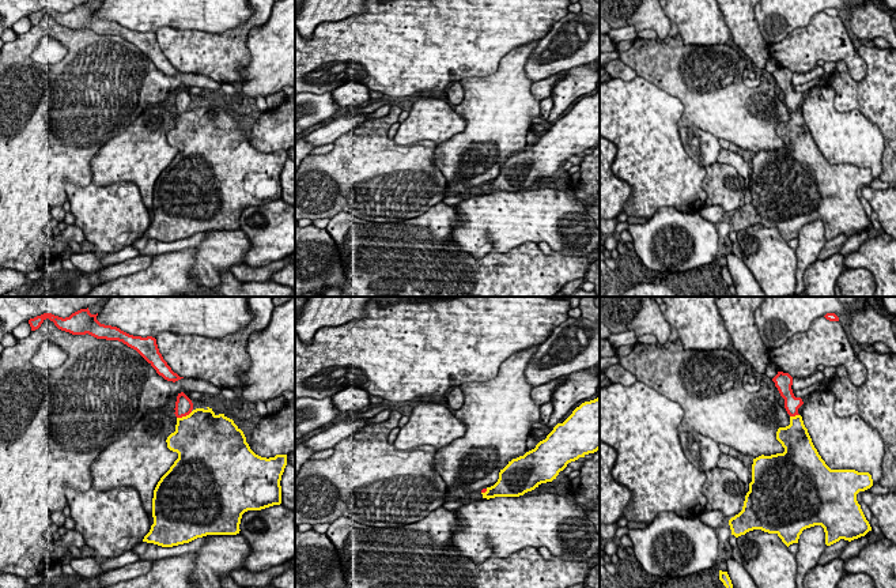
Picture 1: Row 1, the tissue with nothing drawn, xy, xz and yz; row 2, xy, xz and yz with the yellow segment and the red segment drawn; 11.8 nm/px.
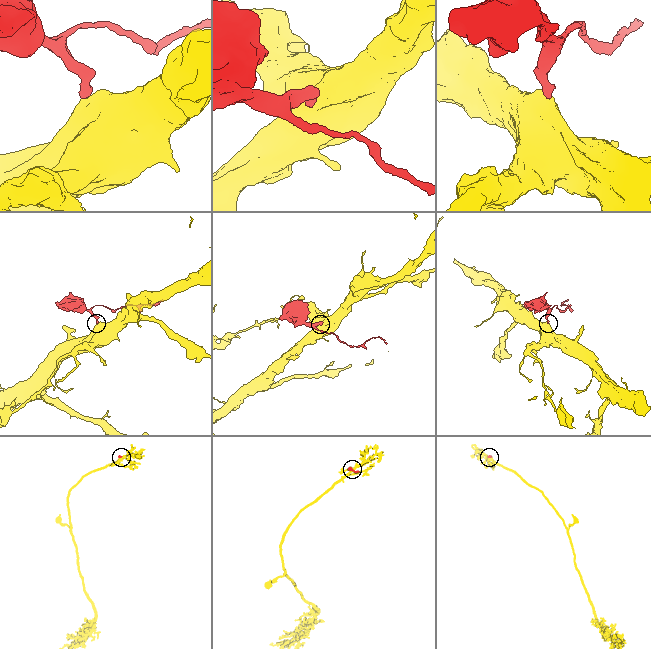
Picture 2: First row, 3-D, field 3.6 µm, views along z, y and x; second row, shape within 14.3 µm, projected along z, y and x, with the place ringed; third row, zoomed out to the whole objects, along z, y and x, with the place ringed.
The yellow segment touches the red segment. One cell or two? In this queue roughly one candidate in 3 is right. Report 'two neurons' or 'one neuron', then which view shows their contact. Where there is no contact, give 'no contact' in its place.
one neuron | xy

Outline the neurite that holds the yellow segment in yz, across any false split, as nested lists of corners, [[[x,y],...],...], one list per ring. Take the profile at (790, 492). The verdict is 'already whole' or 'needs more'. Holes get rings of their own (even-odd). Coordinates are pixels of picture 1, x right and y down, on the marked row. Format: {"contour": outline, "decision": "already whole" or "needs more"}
{"contour": [[[778,372],[772,381],[785,399],[785,408],[790,415],[790,425],[776,431],[776,440],[785,452],[753,459],[752,482],[742,510],[729,520],[731,535],[738,538],[749,531],[761,529],[776,534],[787,547],[798,543],[802,531],[814,525],[824,528],[827,546],[840,539],[851,542],[865,536],[872,527],[857,501],[857,494],[873,486],[872,475],[855,470],[831,470],[814,448],[798,414],[804,402],[793,393],[793,377]]], "decision": "needs more"}

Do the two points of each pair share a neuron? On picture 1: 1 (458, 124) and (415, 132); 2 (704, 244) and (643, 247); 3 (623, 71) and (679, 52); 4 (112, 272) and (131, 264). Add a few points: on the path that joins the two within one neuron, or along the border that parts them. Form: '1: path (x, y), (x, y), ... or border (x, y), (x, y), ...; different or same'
1: path (448, 124), (426, 124); same
2: path (688, 229), (681, 223), (668, 222), (654, 230); same
3: border (617, 59), (638, 75); different
4: path (116, 270), (127, 267); same

